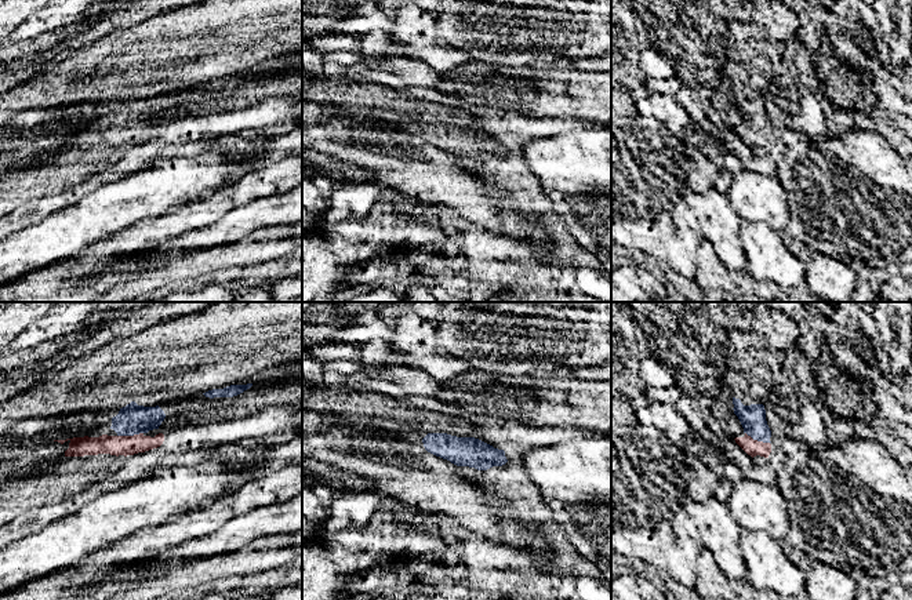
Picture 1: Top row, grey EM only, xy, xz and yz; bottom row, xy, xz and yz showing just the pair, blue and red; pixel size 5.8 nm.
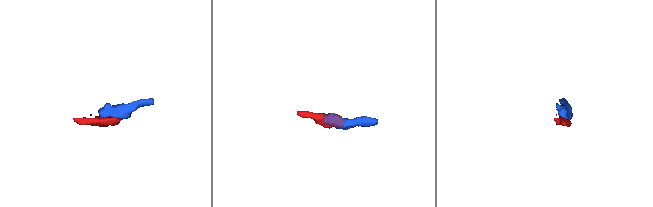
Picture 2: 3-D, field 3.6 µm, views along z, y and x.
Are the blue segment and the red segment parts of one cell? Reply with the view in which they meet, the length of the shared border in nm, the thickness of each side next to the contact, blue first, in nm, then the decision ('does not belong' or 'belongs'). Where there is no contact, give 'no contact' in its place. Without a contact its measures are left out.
xy | 150 nm | 180/110 nm | belongs

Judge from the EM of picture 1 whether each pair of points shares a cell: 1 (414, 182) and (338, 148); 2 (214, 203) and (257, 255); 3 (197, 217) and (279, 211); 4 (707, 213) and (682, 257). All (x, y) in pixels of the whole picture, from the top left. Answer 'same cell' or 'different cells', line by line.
1: same cell
2: different cells
3: different cells
4: different cells

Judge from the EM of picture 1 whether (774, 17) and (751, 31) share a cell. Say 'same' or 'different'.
different

